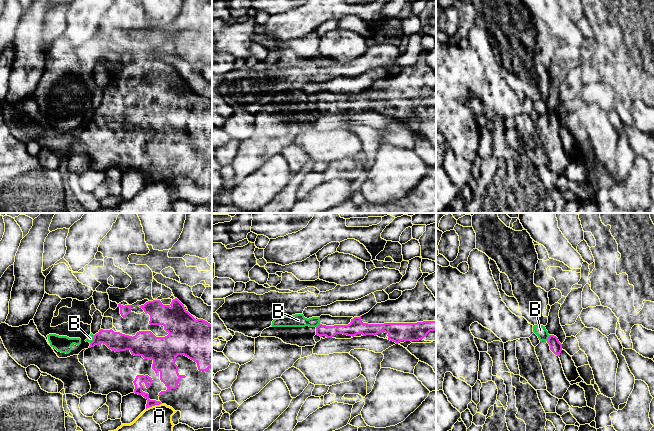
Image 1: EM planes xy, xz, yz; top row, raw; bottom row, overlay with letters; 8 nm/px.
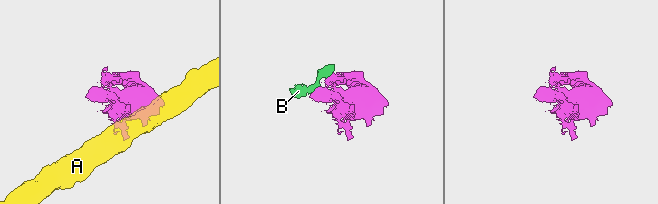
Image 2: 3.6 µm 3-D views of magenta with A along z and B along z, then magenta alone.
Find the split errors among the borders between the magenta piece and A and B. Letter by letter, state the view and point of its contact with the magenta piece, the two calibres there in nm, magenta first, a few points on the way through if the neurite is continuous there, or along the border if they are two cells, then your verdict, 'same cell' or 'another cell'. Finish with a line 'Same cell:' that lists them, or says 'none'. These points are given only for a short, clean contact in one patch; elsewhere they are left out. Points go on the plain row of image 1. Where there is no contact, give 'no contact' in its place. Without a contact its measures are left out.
A: meets magenta in xy at (153, 181); 70 nm thick on the magenta side, 320 nm on the other; border along xy (161, 179), (149, 182), (146, 185); another cell
B: meets magenta in yz at (548, 114); 100 nm thick on the magenta side, 90 nm on the other; border along yz (549, 111), (547, 117); another cell
Same cell: none

